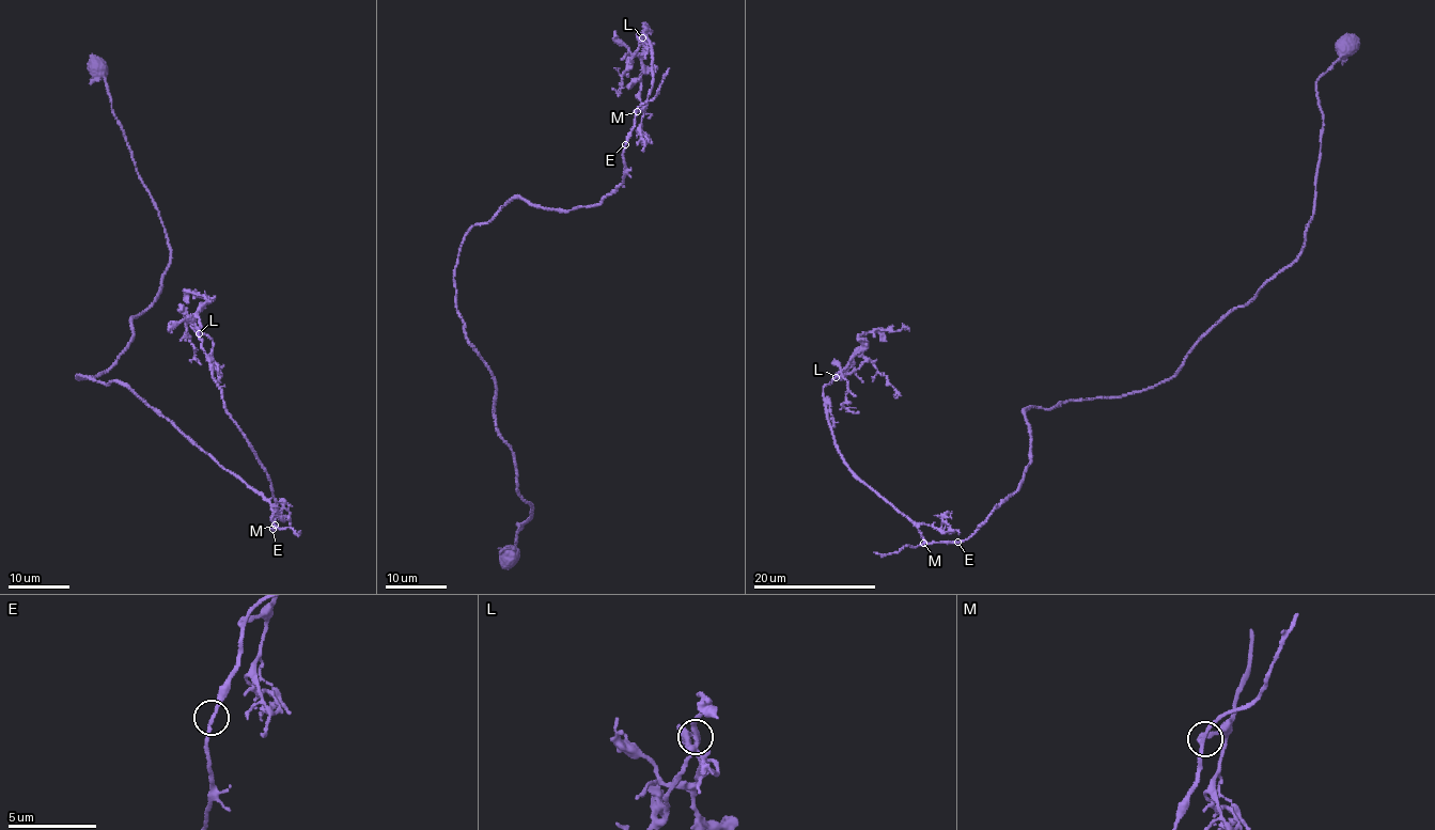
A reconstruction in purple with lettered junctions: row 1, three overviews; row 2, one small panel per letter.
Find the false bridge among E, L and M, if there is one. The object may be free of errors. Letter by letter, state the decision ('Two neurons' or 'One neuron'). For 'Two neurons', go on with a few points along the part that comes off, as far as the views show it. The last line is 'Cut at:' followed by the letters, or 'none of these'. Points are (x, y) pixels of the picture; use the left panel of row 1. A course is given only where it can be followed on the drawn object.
E: One neuron
L: One neuron
M: One neuron
Cut at: none of these

